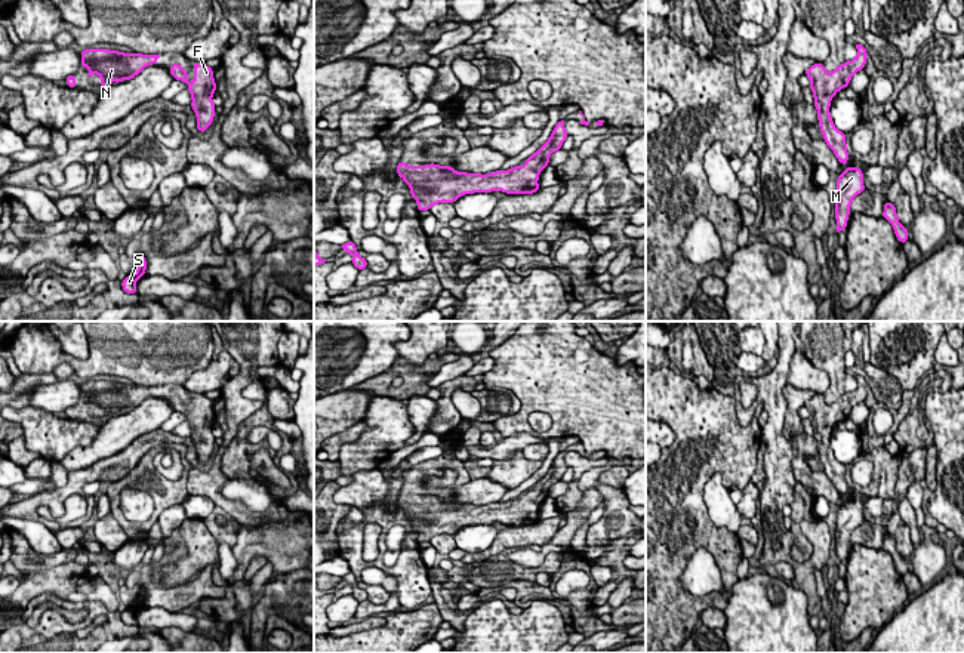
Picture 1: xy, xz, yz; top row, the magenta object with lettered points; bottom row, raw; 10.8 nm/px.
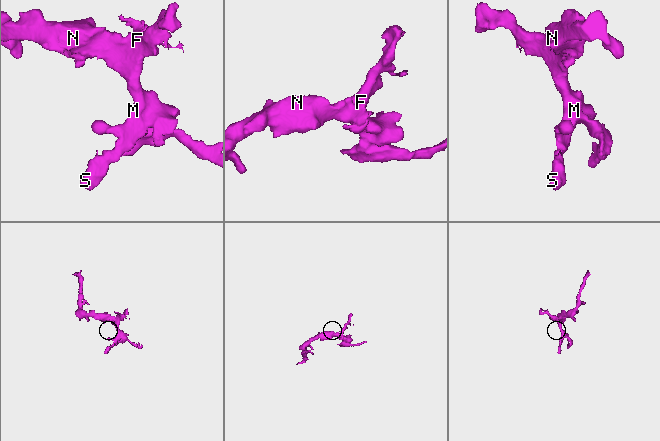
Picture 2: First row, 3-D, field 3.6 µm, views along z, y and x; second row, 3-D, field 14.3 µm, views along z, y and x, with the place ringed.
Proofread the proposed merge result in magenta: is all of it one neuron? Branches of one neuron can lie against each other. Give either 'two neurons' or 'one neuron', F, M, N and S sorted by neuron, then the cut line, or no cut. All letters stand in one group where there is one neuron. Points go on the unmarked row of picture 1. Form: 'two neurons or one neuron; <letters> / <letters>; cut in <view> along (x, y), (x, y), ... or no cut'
one neuron; F M N S; no cut

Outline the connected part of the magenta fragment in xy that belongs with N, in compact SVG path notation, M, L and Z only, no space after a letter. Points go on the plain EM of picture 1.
M84 381L80 385L81 398L87 398L89 409L98 406L105 421L111 413L120 415L138 407L145 398L154 397L160 386L124 385L108 381Z

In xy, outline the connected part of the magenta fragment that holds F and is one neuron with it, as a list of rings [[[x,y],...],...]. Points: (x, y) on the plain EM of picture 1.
[[[194,394],[193,400],[193,416],[188,413],[188,404],[184,401],[182,397],[172,395],[169,403],[175,412],[181,412],[188,416],[188,422],[193,429],[191,440],[194,441],[197,449],[197,462],[206,463],[215,449],[216,438],[212,432],[212,428],[216,422],[216,415],[213,410],[213,401],[207,398],[204,394]]]

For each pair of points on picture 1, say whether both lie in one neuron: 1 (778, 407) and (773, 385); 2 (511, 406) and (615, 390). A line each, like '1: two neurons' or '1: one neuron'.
1: one neuron
2: two neurons

